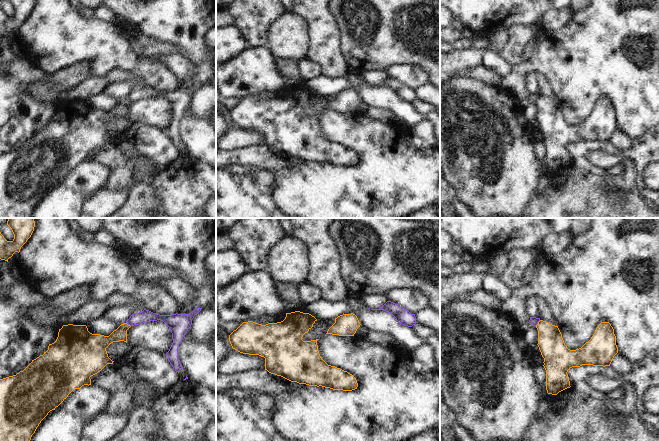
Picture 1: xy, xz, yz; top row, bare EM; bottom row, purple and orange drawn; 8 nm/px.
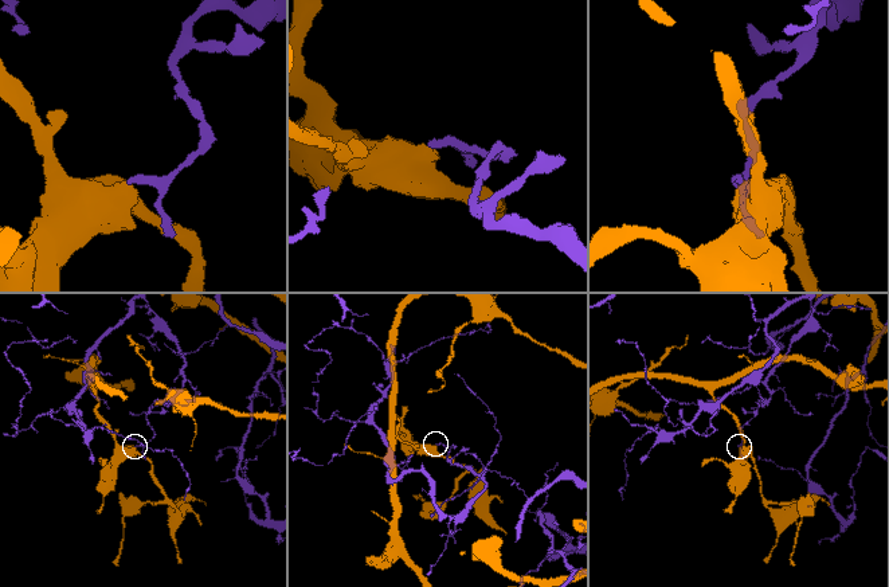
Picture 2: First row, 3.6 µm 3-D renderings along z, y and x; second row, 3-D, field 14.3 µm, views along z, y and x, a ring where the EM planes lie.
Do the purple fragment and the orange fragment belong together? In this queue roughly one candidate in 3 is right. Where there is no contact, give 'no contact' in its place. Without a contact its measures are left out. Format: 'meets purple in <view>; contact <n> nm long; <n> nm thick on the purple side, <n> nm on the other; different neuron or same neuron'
meets purple in yz; contact 70 nm long; 70 nm thick on the purple side, 200 nm on the other; different neuron

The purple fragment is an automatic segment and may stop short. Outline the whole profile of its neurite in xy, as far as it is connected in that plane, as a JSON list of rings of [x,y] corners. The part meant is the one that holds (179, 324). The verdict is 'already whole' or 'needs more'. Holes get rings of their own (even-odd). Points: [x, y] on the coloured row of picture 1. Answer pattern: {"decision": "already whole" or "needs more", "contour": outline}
{"decision": "already whole", "contour": [[[197,308],[189,314],[172,314],[172,315],[159,315],[149,310],[144,309],[142,312],[134,313],[126,321],[130,326],[143,324],[150,321],[163,321],[171,330],[173,343],[166,353],[166,358],[172,365],[176,372],[183,369],[178,359],[178,347],[184,335],[192,325],[192,319],[202,308]]]}

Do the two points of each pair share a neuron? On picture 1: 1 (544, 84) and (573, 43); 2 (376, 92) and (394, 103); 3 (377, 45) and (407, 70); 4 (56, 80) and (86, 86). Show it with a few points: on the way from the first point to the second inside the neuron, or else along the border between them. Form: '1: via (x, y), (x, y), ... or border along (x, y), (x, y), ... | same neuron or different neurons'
1: border along (536, 72), (539, 72), (546, 78), (558, 101) | different neurons
2: via (380, 96), (390, 101) | same neuron
3: border along (383, 69), (393, 64), (416, 64), (423, 70) | different neurons
4: border along (90, 76), (70, 88), (66, 92), (64, 100) | different neurons

